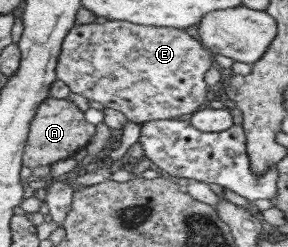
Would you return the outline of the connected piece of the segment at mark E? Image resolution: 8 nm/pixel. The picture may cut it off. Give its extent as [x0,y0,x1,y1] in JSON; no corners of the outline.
[57,20,212,124]

